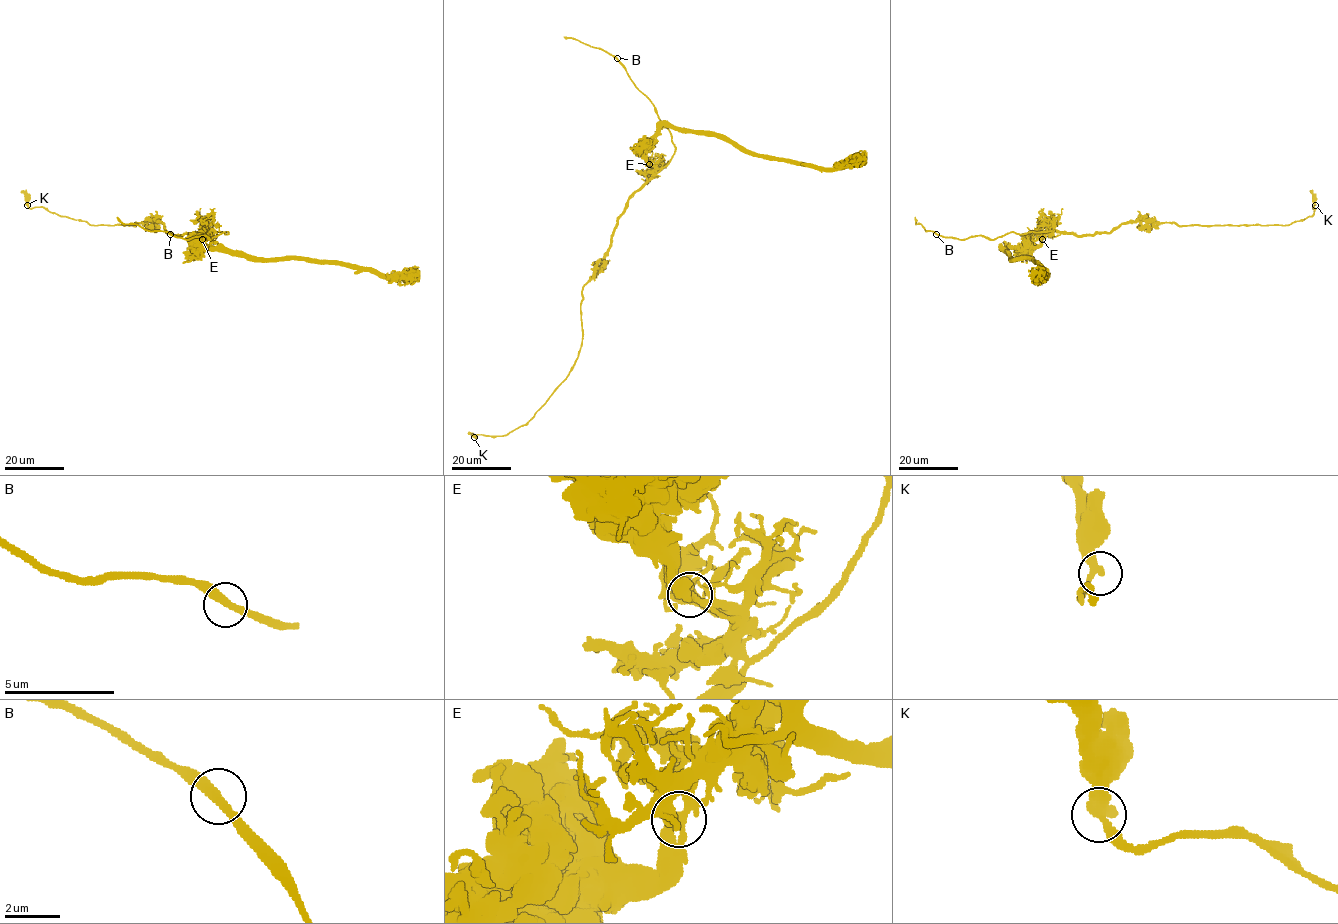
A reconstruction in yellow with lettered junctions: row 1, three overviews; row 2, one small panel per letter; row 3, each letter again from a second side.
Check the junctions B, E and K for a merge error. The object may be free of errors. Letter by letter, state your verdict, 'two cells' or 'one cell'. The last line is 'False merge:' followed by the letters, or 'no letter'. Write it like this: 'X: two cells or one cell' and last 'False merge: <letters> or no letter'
B: one cell
E: two cells
K: one cell
False merge: E

